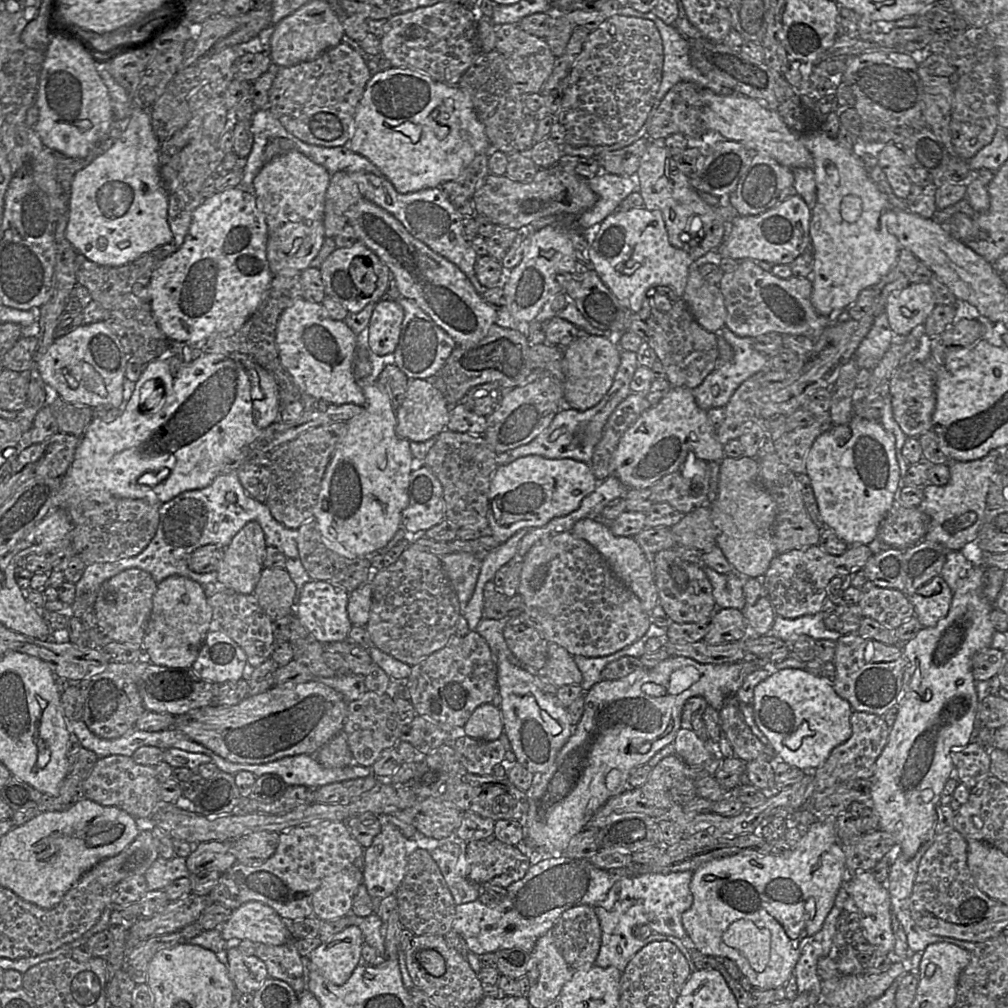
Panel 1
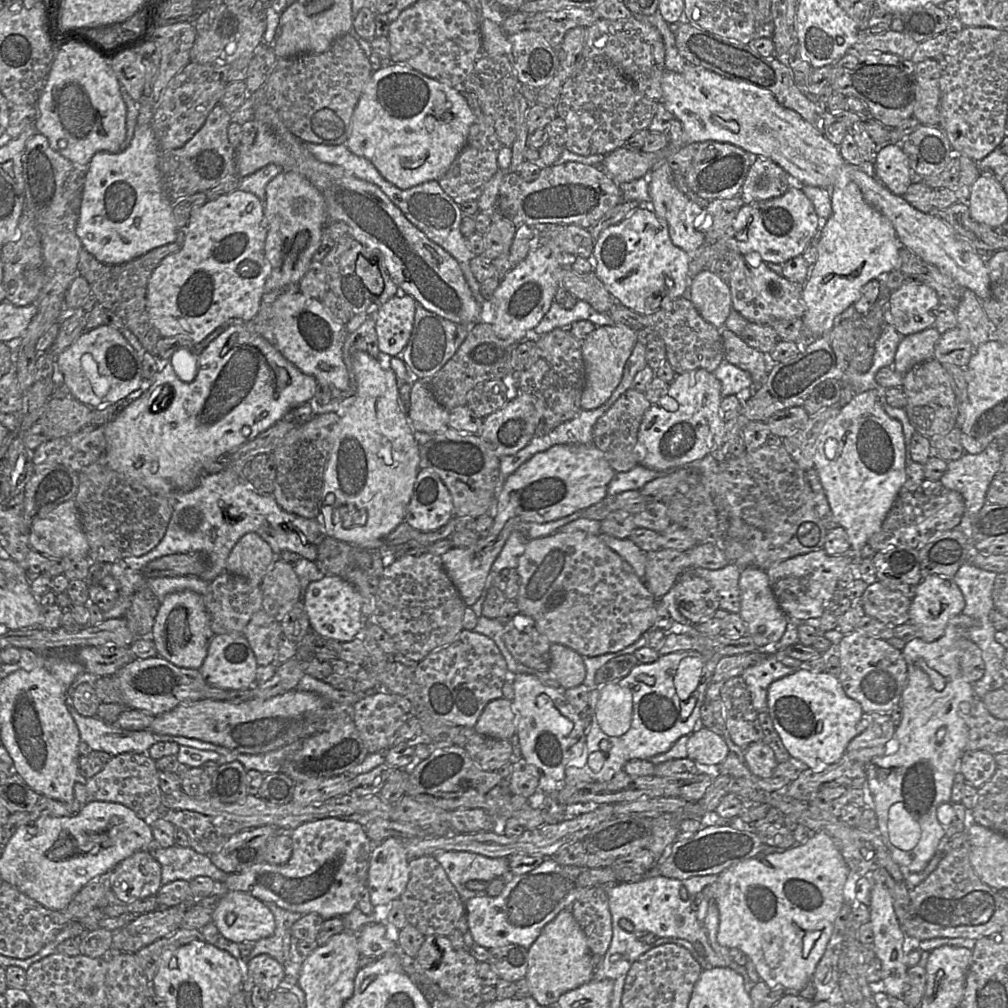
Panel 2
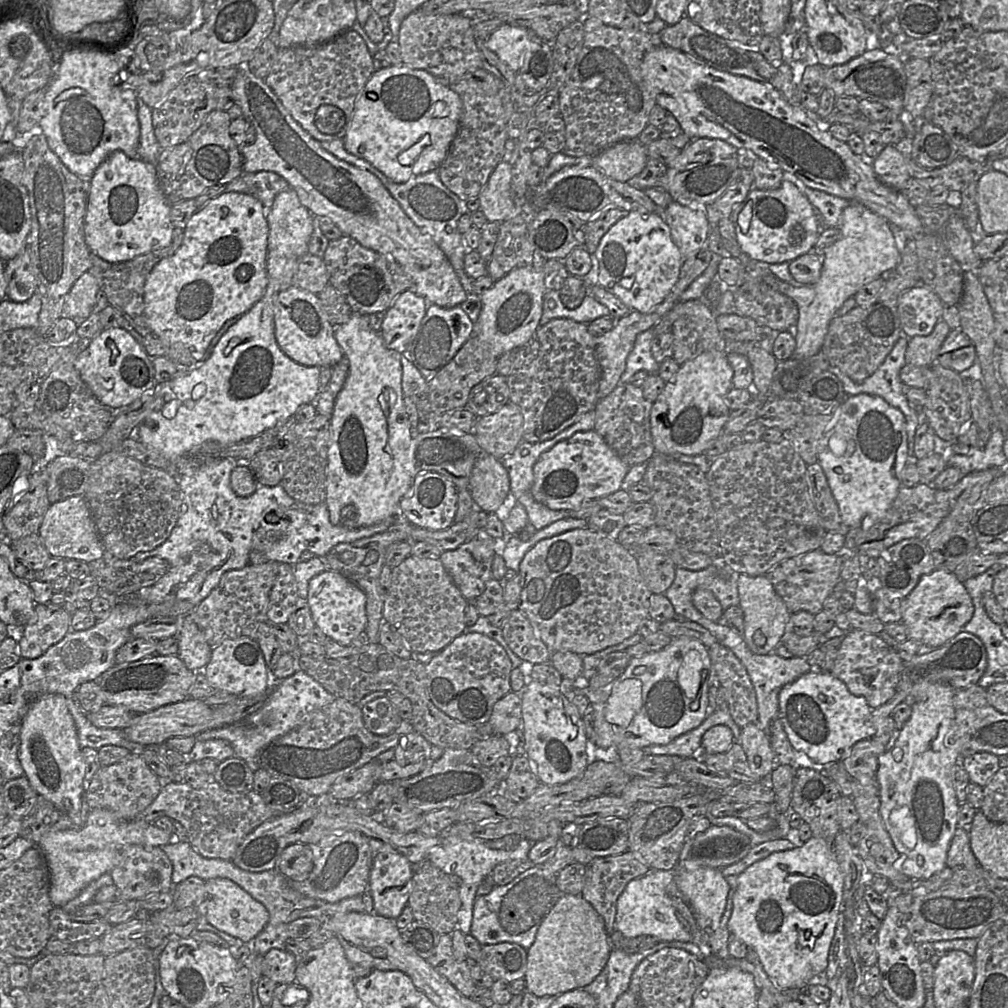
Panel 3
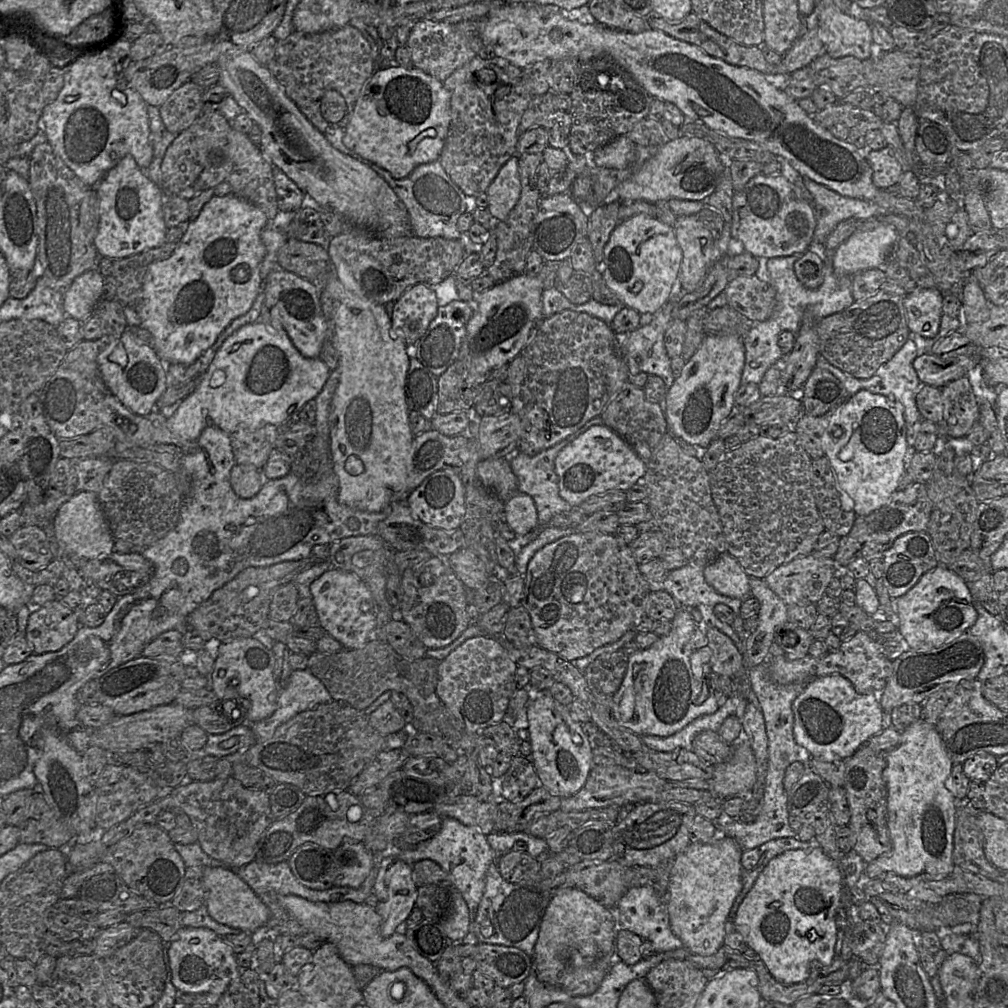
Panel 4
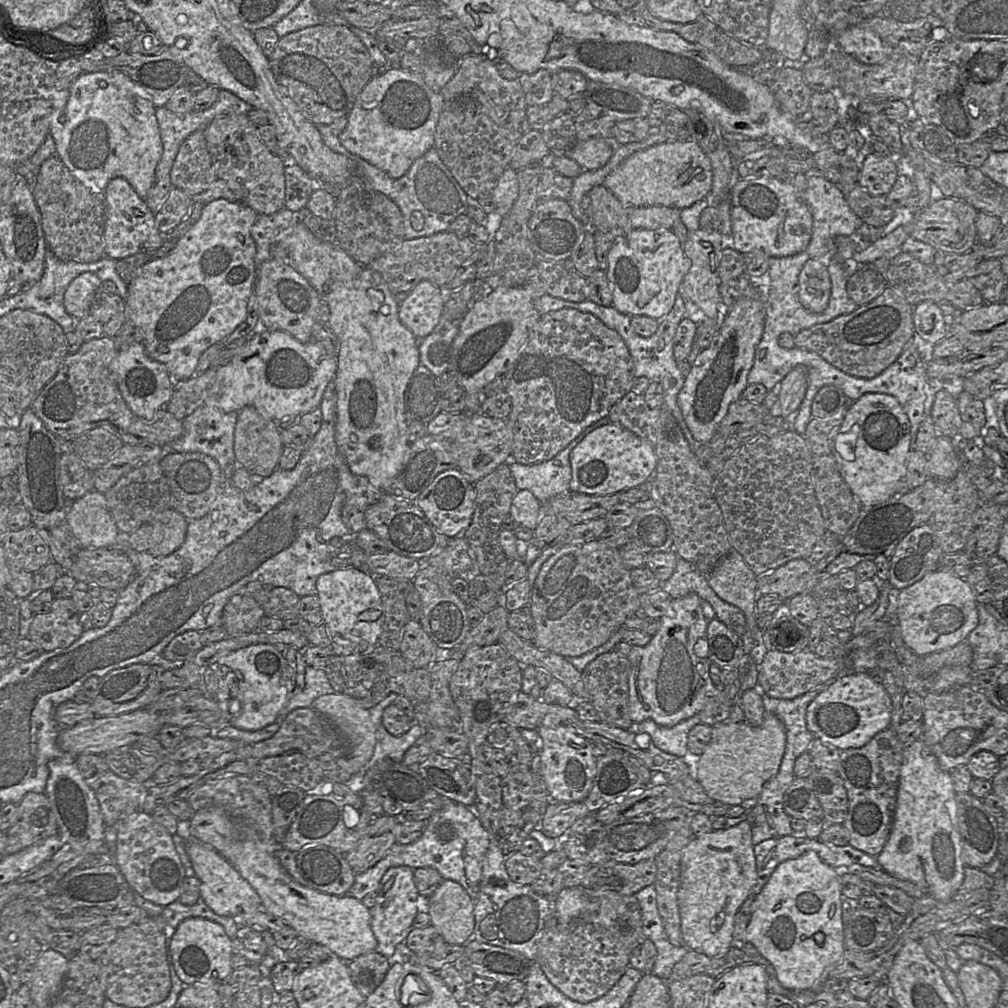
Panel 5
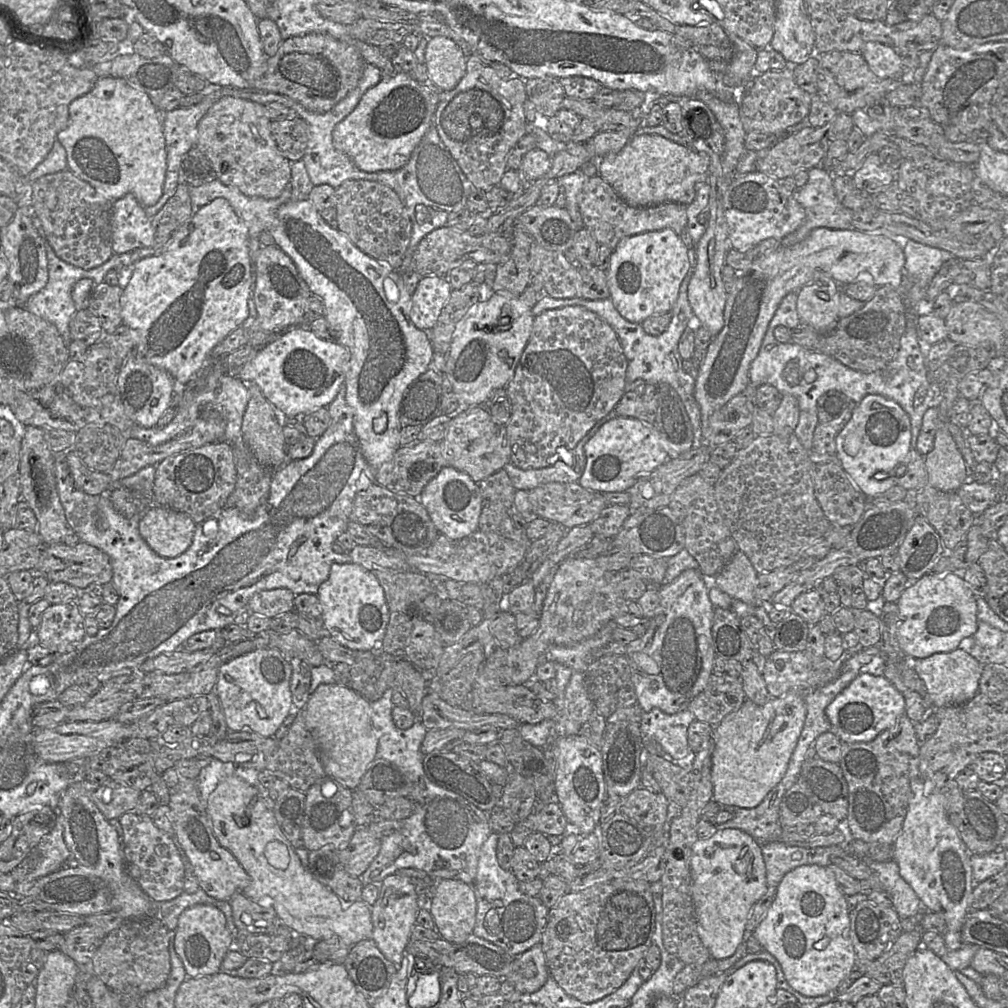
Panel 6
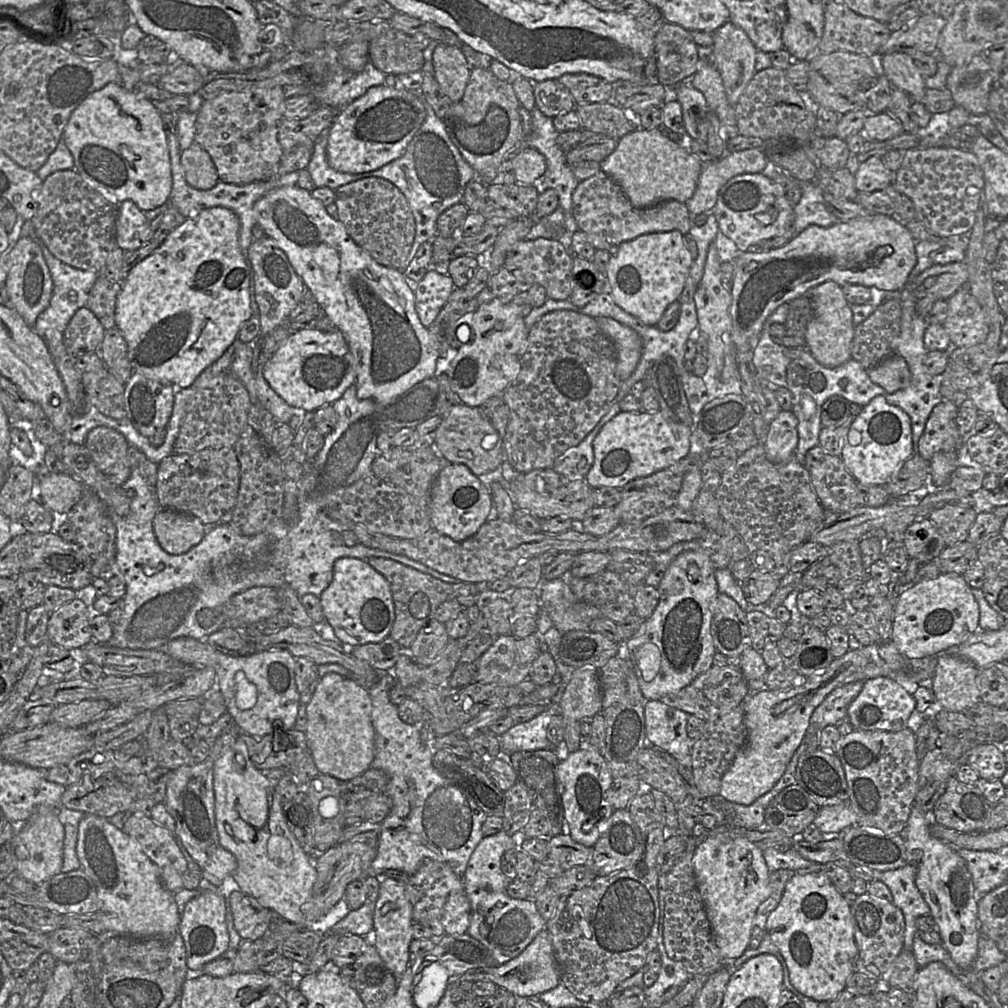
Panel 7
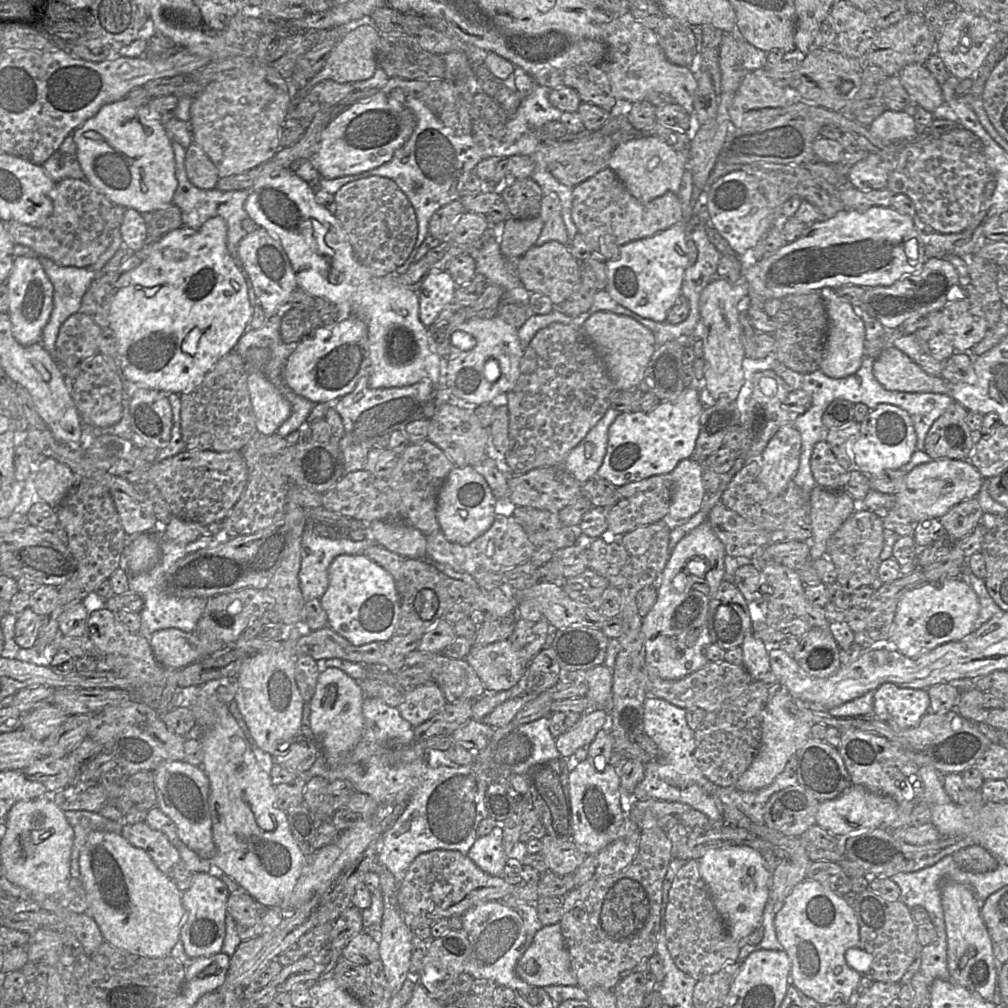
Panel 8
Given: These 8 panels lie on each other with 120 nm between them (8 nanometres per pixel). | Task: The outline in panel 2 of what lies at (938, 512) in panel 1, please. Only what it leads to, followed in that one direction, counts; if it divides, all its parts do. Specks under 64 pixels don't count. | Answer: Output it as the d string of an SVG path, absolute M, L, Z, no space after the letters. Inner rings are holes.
M996 440L992 441L985 450L978 454L965 453L959 459L947 463L947 470L940 479L945 490L959 492L965 502L965 511L959 527L968 539L972 537L972 525L975 516L986 504L988 488L999 472L1003 471L1002 454L998 449Z

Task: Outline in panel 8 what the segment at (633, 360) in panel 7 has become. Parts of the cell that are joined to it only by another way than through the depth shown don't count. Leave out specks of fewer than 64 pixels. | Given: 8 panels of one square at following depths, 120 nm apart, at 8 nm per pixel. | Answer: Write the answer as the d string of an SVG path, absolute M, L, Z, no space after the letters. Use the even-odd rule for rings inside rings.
M609 311L595 312L581 328L605 361L608 374L616 389L633 391L643 379L656 350L652 331L629 316Z

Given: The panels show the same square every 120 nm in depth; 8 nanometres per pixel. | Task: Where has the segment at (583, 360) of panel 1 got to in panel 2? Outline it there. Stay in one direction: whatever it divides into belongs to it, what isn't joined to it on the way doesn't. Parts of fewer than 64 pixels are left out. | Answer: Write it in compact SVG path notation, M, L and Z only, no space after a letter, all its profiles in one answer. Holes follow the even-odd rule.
M623 324L597 327L582 341L586 369L582 409L597 409L608 401L622 379L625 364L637 342L637 331Z

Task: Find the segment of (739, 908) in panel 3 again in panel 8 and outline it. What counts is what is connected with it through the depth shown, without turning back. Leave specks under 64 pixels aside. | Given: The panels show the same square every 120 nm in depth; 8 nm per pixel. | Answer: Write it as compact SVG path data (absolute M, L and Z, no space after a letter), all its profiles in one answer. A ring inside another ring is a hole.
M805 879L797 884L784 900L783 906L775 915L774 926L777 939L791 961L793 985L822 1006L833 1002L847 1004L862 977L862 974L851 968L845 960L848 949L860 949L859 925L853 907L849 906L842 896L834 894L819 882Z

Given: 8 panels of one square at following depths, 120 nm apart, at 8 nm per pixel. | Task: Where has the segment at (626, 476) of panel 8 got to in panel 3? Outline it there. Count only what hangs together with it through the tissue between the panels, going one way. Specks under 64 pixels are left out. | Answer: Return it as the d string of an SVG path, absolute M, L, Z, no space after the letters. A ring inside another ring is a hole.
M582 431L557 443L544 452L533 467L534 481L531 488L533 498L552 510L574 510L585 502L598 500L621 489L623 479L630 467L625 464L595 431Z

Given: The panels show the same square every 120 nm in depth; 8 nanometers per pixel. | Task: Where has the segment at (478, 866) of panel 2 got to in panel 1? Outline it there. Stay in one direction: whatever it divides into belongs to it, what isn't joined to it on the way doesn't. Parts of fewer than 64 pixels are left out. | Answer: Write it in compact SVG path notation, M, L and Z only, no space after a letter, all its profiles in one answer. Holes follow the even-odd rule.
M447 839L430 851L453 896L456 905L478 899L483 892L481 885L468 878L469 865L466 858L465 844L461 840Z

